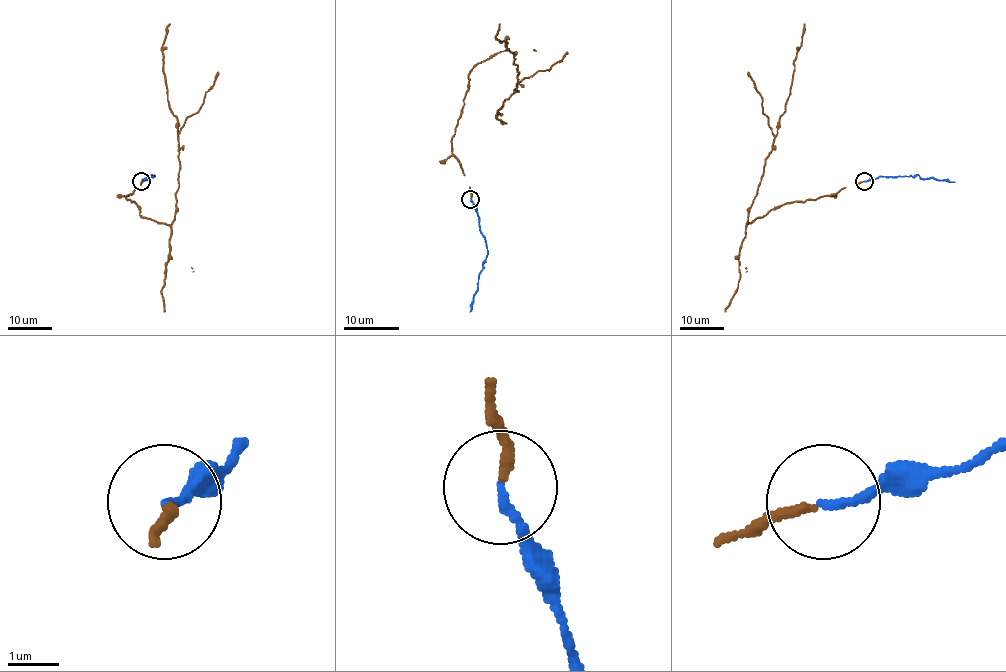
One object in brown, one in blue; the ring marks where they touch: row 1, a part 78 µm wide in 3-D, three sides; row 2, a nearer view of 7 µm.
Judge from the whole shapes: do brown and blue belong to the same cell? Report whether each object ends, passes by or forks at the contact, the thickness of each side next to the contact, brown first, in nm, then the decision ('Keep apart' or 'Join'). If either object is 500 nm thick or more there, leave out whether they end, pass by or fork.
At the ring brown ends. At the ring blue ends. Thickness 170 nm (brown) against 160 nm. Join

